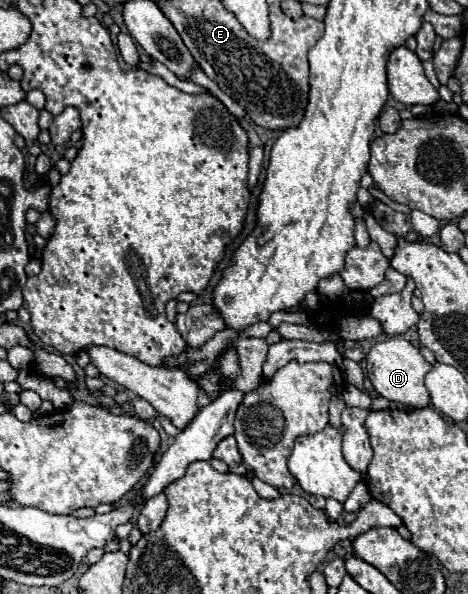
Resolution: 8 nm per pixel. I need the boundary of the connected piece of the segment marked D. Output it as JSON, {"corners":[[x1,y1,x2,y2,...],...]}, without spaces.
{"corners":[[388,338,372,346,366,356,366,376,374,384,376,392,386,400,408,404,414,408,424,408,430,404,430,394,424,386,424,376,430,372,430,364,424,360,420,350,404,338]]}

